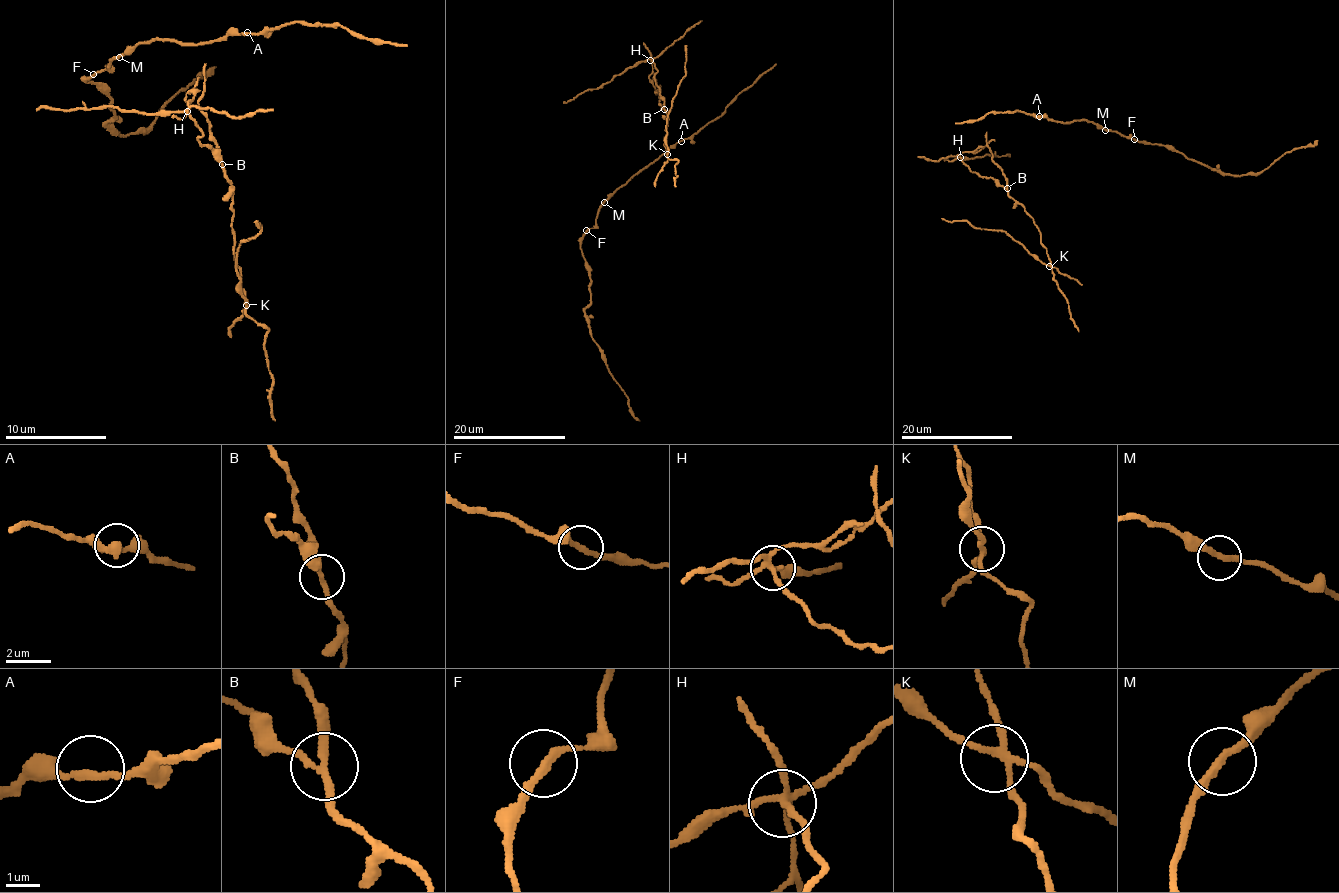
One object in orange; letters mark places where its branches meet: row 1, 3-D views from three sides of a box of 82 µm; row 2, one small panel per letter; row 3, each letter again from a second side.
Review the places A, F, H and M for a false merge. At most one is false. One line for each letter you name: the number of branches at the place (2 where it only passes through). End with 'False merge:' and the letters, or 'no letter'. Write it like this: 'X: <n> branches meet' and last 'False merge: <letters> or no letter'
H: 5 branches meet
False merge: H

